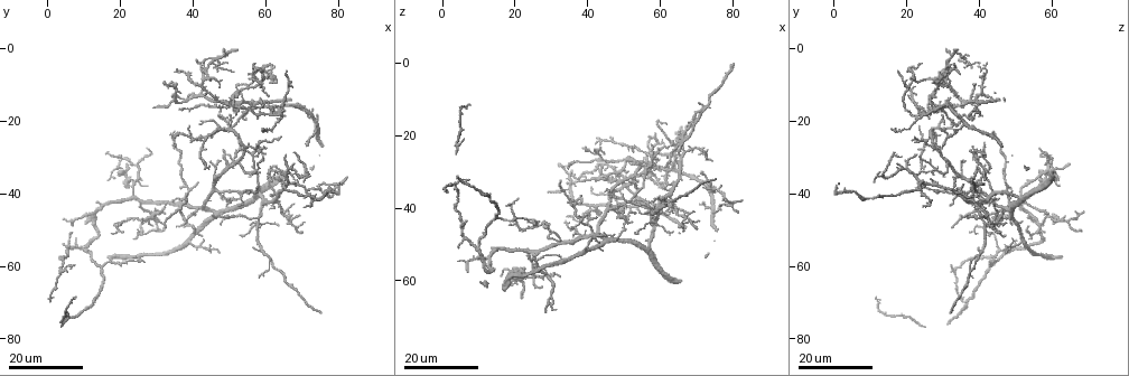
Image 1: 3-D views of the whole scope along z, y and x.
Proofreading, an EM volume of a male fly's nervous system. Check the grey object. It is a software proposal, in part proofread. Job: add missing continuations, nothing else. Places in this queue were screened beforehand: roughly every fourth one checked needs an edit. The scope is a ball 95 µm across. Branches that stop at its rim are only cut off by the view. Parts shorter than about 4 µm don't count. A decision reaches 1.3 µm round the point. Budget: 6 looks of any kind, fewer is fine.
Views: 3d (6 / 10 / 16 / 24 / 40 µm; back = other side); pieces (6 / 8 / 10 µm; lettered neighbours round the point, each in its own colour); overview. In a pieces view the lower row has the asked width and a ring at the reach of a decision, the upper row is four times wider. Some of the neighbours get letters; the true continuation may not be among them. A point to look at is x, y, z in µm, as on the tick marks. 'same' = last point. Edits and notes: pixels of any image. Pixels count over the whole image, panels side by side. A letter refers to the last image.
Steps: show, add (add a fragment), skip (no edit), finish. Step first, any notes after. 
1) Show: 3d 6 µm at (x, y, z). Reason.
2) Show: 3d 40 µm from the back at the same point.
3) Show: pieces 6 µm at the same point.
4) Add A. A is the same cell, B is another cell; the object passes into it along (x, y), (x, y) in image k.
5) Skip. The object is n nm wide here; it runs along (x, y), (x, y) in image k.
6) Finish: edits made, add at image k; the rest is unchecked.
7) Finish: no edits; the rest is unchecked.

Show: 3d 16 µm at (42.5, 5.0, 39.5). Free end.

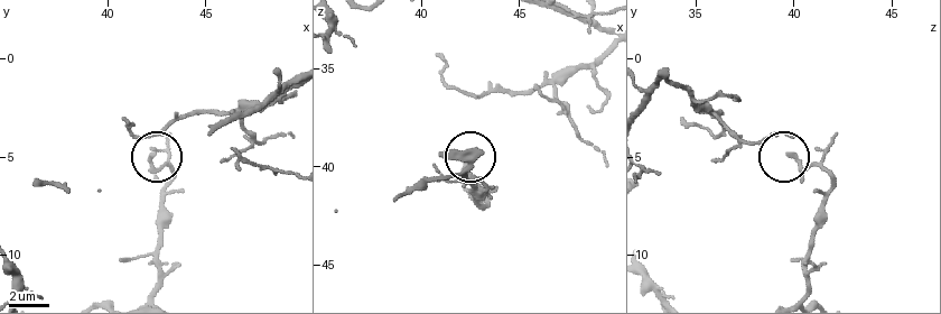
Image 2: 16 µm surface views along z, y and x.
Show: pieces 8 µm at (42.2, 4.8, 39.8).

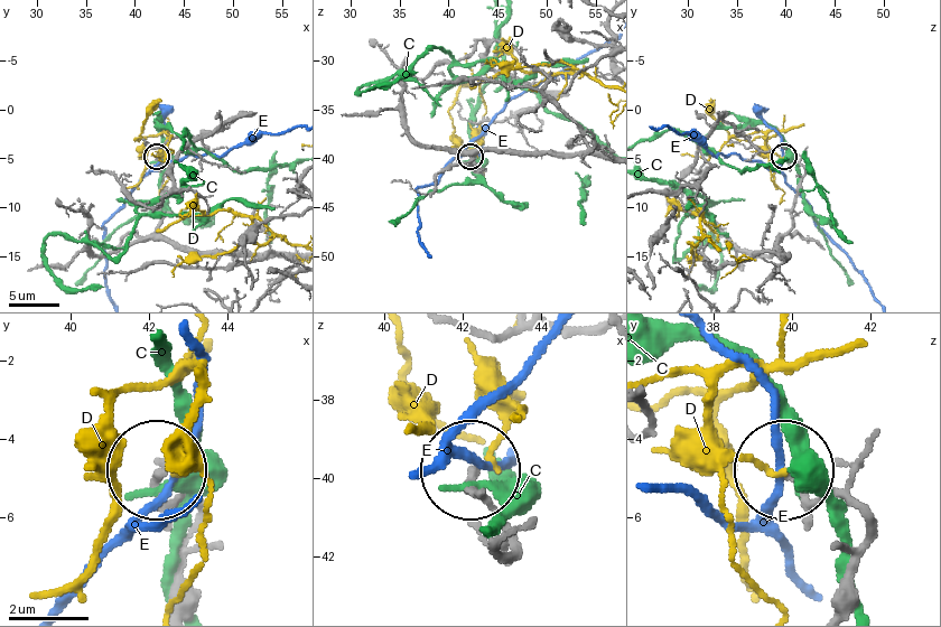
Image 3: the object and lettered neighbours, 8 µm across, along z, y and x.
Skip. C, D and E are other cells; none of them fits.

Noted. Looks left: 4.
Show: 3d 16 µm at (29.0, 16.0, 35.5). An open end.

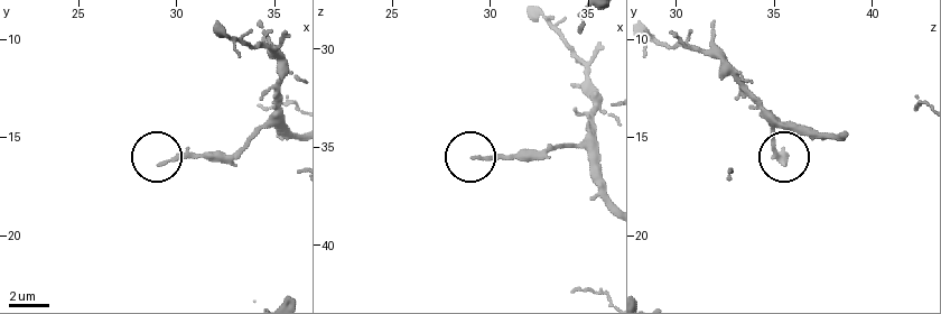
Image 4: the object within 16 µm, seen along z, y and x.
Show: pieces 8 µm at (29.3, 16.4, 35.6).

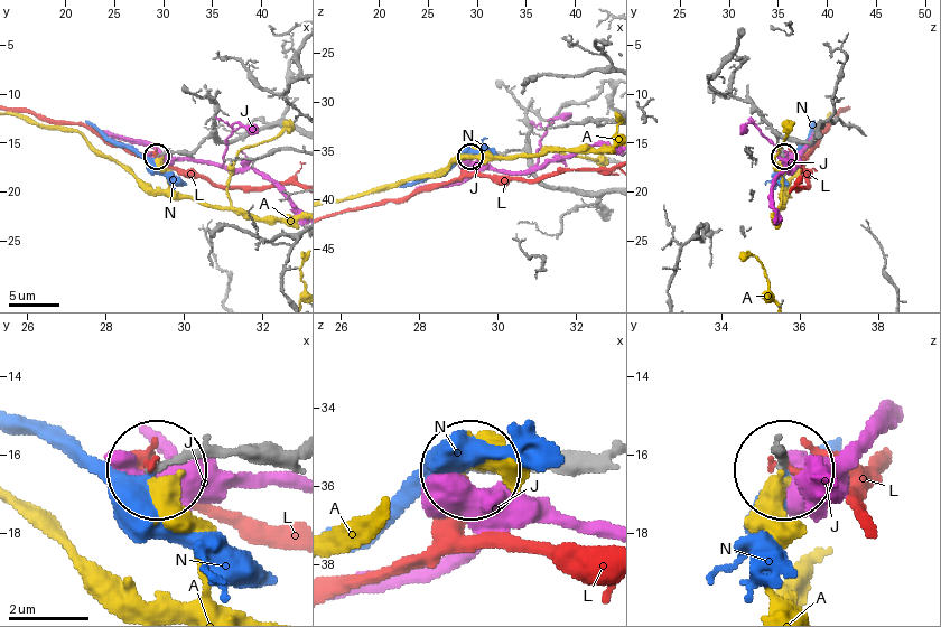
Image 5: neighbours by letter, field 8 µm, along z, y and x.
Skip. A, J, L and N are other cells; it runs along (287, 449), (160, 466) in image 5; none of them fits.

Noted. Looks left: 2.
Show: 3d 16 µm at (42.0, 20.5, 32.0). Thin end.

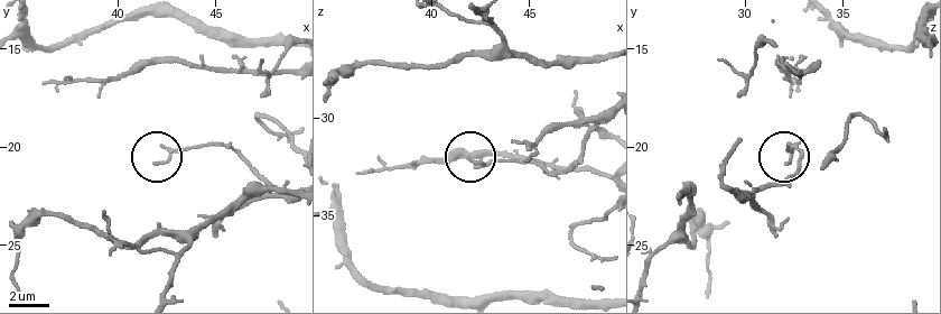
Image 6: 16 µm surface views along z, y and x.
Show: pieces 10 µm at (42.0, 20.8, 32.1).

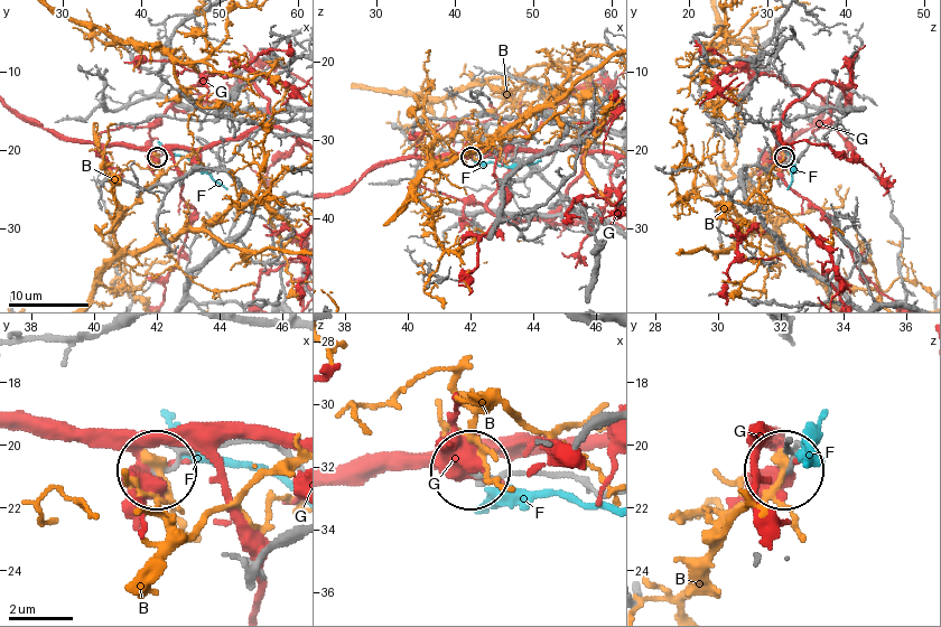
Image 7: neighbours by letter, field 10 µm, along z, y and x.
Skip. B, F and G are other cells; none of them fits.

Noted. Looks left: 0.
Finish: no edits; the rest is unchecked.

